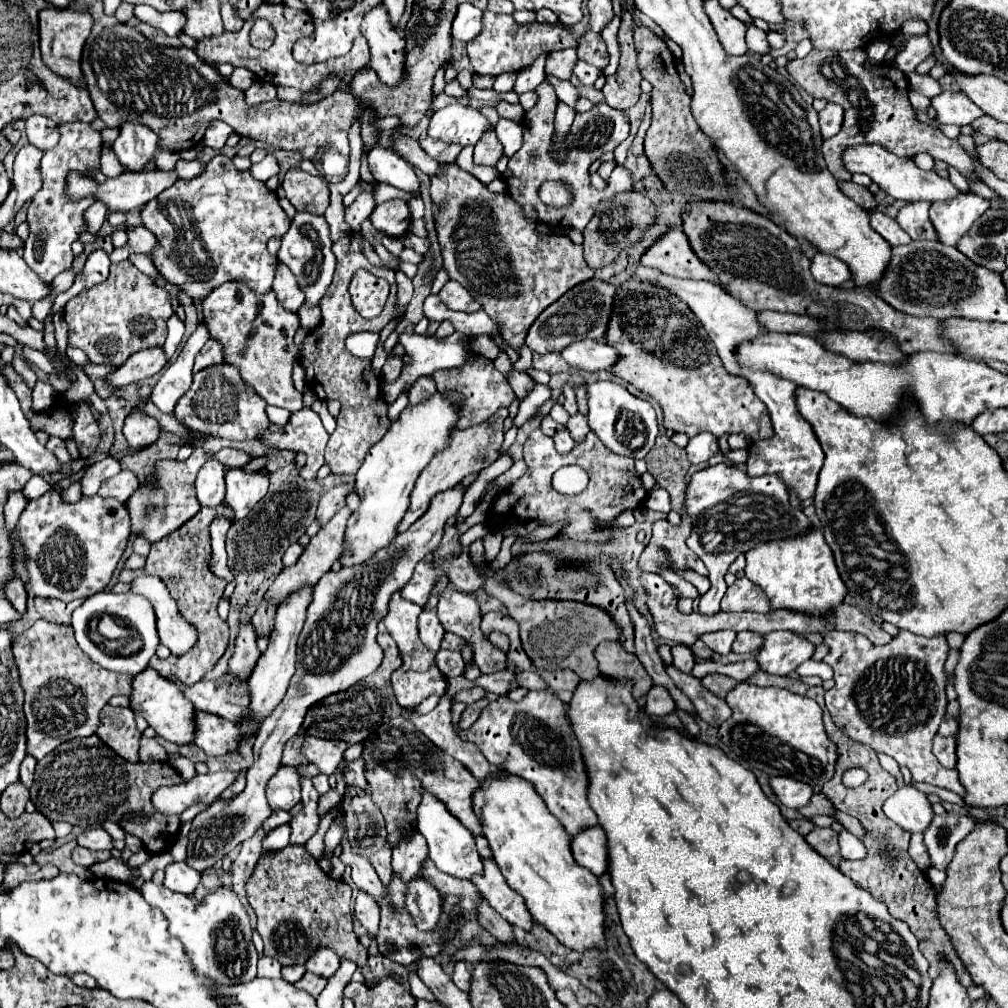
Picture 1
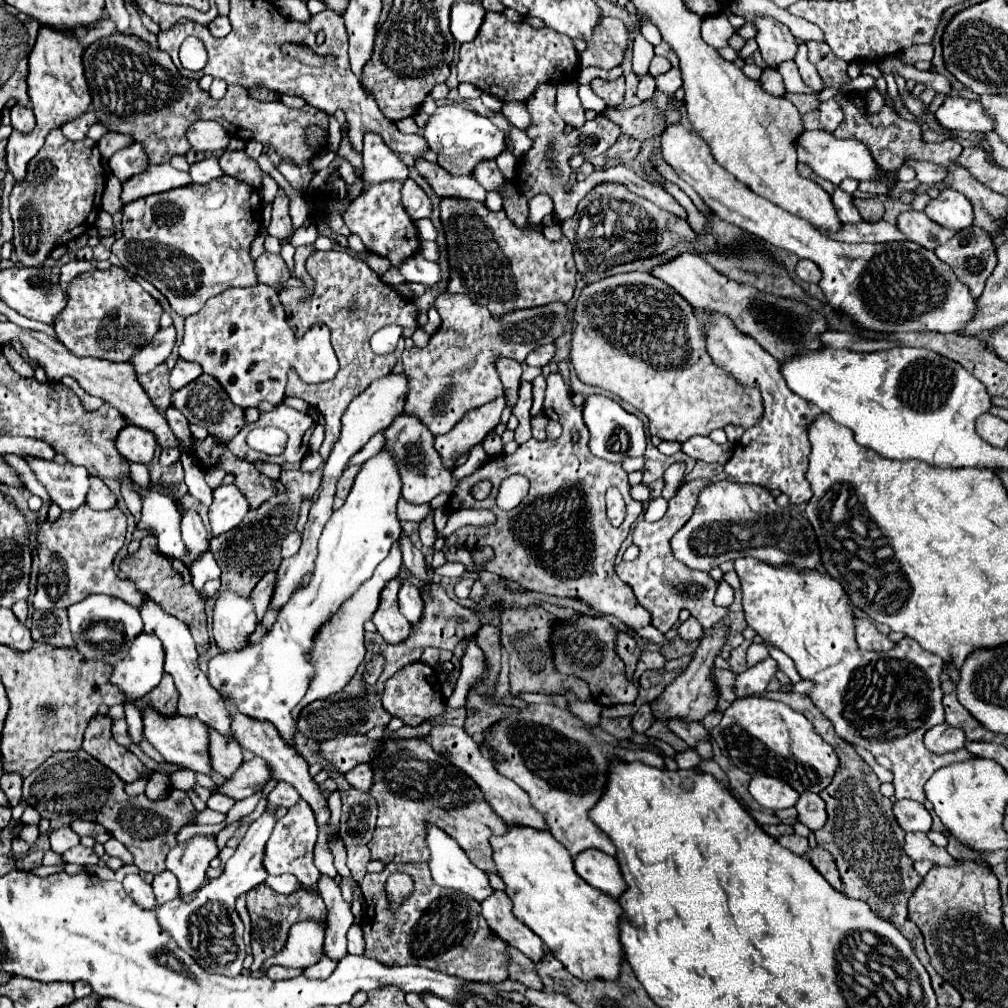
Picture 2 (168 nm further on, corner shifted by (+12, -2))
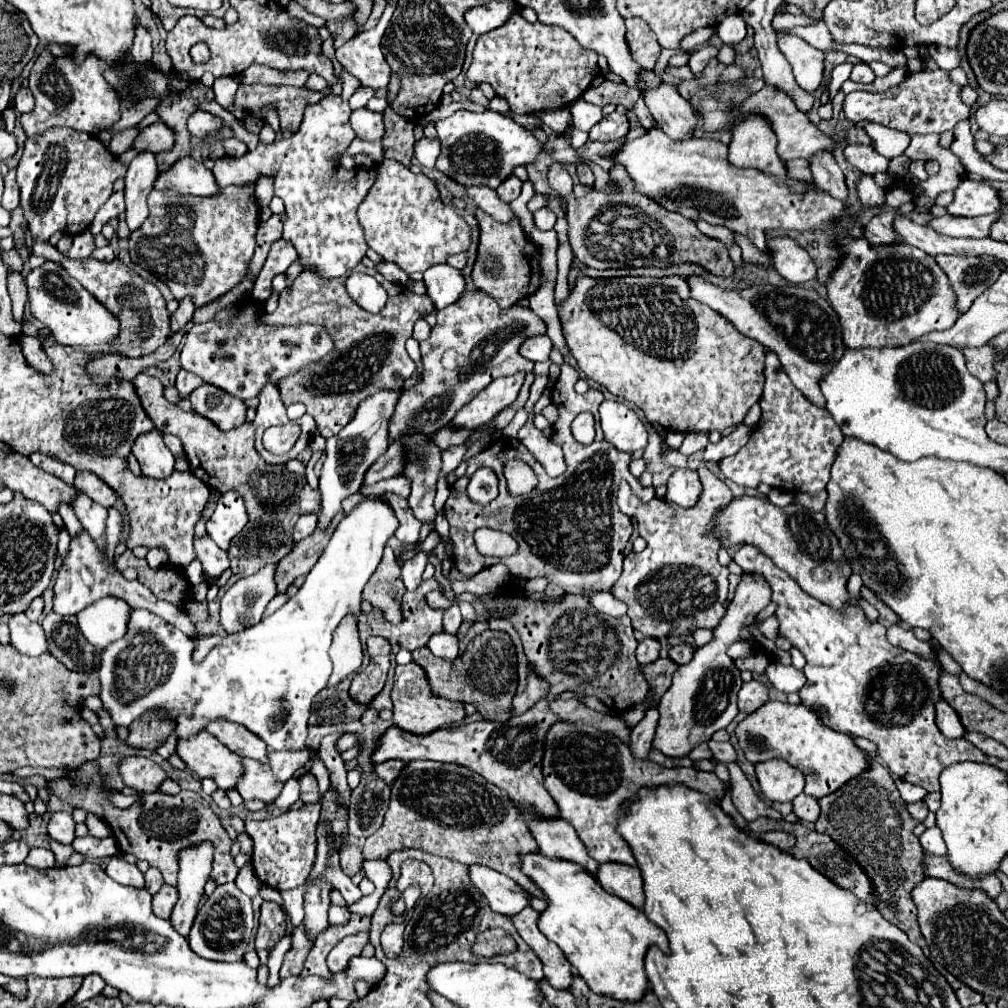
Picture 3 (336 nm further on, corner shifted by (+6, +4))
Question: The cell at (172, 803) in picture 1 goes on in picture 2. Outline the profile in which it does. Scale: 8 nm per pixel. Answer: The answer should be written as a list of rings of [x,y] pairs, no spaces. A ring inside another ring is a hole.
[[[254,757],[250,761],[244,761],[240,765],[240,771],[236,771],[236,775],[228,779],[226,785],[220,787],[218,791],[236,801],[246,799],[254,795],[256,791],[260,791],[268,783],[270,777],[272,777],[272,769],[268,767],[268,763],[260,757]]]

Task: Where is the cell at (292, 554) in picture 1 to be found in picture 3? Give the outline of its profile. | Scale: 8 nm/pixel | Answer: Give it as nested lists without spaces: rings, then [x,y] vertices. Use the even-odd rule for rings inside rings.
[[[308,513],[308,515],[302,515],[296,525],[294,525],[294,541],[300,541],[300,539],[306,539],[314,533],[316,529],[316,523],[318,523],[318,515],[316,513]]]

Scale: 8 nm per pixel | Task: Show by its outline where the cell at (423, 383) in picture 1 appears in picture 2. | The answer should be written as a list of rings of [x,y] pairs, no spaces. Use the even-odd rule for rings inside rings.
[[[400,415],[392,427],[384,431],[384,449],[394,453],[396,467],[400,471],[402,479],[402,497],[408,503],[422,505],[430,503],[438,493],[452,493],[456,487],[456,481],[452,479],[452,473],[444,467],[440,455],[434,449],[434,435],[414,417],[414,415]]]

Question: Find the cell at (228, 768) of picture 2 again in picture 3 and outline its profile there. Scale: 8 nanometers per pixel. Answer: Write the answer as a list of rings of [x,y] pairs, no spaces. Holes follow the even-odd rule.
[[[242,759],[242,777],[238,779],[236,789],[240,795],[248,799],[262,799],[264,803],[272,803],[280,789],[282,781],[276,781],[276,777],[270,773],[268,765],[262,765],[260,761],[254,759]]]

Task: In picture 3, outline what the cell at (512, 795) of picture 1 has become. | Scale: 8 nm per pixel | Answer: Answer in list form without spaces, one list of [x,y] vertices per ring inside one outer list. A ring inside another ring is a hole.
[[[524,853],[518,859],[522,873],[546,897],[546,909],[538,917],[538,929],[562,949],[574,971],[594,993],[638,1001],[648,987],[644,973],[646,949],[656,943],[662,951],[668,951],[666,933],[640,911],[644,903],[640,871],[632,865],[600,863],[594,877],[574,861],[554,859],[542,853]]]

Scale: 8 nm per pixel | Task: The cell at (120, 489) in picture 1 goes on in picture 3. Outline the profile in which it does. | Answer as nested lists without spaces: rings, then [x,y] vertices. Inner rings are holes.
[[[78,471],[74,485],[78,489],[82,489],[92,501],[104,505],[104,507],[112,507],[118,499],[118,495],[114,493],[114,489],[110,489],[102,479],[98,479],[94,473],[90,471]]]

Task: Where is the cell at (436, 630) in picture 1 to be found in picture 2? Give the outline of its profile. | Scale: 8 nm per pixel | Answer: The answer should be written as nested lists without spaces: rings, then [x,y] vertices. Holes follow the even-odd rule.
[[[404,579],[398,591],[398,603],[400,603],[400,613],[410,621],[416,623],[416,619],[420,619],[420,611],[424,609],[424,601],[420,597],[418,587],[410,581]]]

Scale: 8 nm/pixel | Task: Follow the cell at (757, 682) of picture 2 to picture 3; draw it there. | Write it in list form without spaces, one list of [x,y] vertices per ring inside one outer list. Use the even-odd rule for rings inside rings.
[[[752,679],[752,681],[744,683],[742,689],[738,691],[738,709],[744,713],[756,711],[766,701],[768,701],[768,687],[762,681]]]

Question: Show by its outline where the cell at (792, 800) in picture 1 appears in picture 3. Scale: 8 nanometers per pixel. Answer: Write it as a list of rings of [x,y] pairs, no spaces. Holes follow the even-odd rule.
[[[780,759],[758,763],[756,765],[756,777],[760,783],[762,795],[770,803],[792,801],[804,789],[802,773]]]

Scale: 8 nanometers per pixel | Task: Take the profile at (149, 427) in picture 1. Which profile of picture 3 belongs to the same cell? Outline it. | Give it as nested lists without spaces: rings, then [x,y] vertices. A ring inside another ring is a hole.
[[[158,429],[138,435],[132,445],[132,455],[138,459],[146,477],[164,479],[174,471],[174,455],[164,445],[162,433],[158,433]]]

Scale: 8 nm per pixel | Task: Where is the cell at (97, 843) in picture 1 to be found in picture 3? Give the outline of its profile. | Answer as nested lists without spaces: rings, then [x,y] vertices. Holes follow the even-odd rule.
[[[60,811],[60,813],[52,813],[50,821],[48,821],[48,835],[60,843],[70,845],[74,841],[74,829],[76,823],[72,819],[70,811]]]

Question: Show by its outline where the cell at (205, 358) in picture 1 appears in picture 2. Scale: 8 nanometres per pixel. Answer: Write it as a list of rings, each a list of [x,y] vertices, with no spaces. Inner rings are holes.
[[[178,359],[176,367],[170,373],[170,387],[174,391],[178,391],[180,387],[188,385],[190,381],[194,381],[196,377],[200,377],[200,367],[196,367],[196,363],[184,363],[182,359]]]

